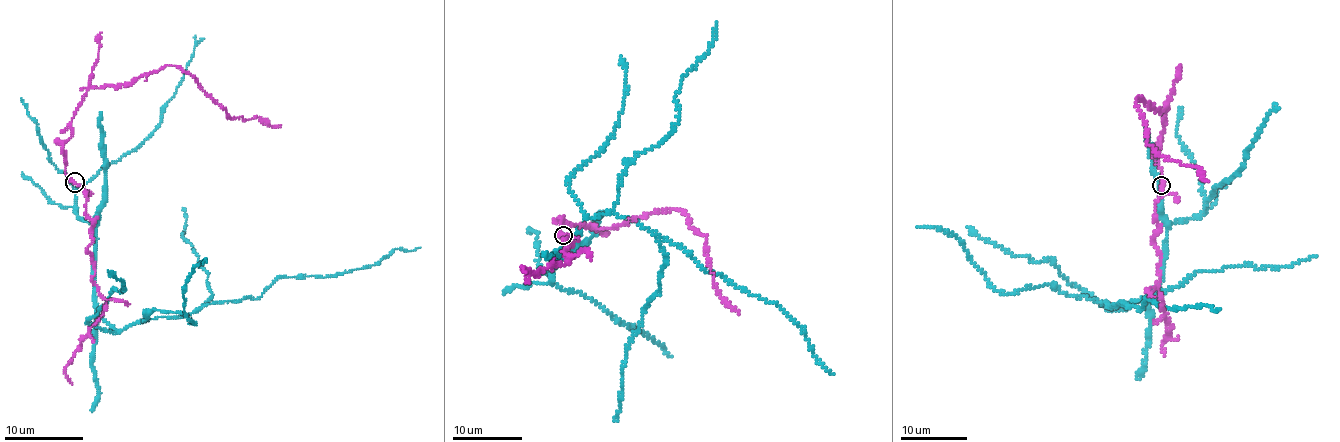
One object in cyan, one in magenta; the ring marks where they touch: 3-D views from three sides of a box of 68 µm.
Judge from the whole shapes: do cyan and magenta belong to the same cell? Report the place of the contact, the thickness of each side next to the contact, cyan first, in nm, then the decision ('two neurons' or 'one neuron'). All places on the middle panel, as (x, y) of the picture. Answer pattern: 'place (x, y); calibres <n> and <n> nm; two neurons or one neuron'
place (563, 235); calibres 30 and 170 nm; two neurons

